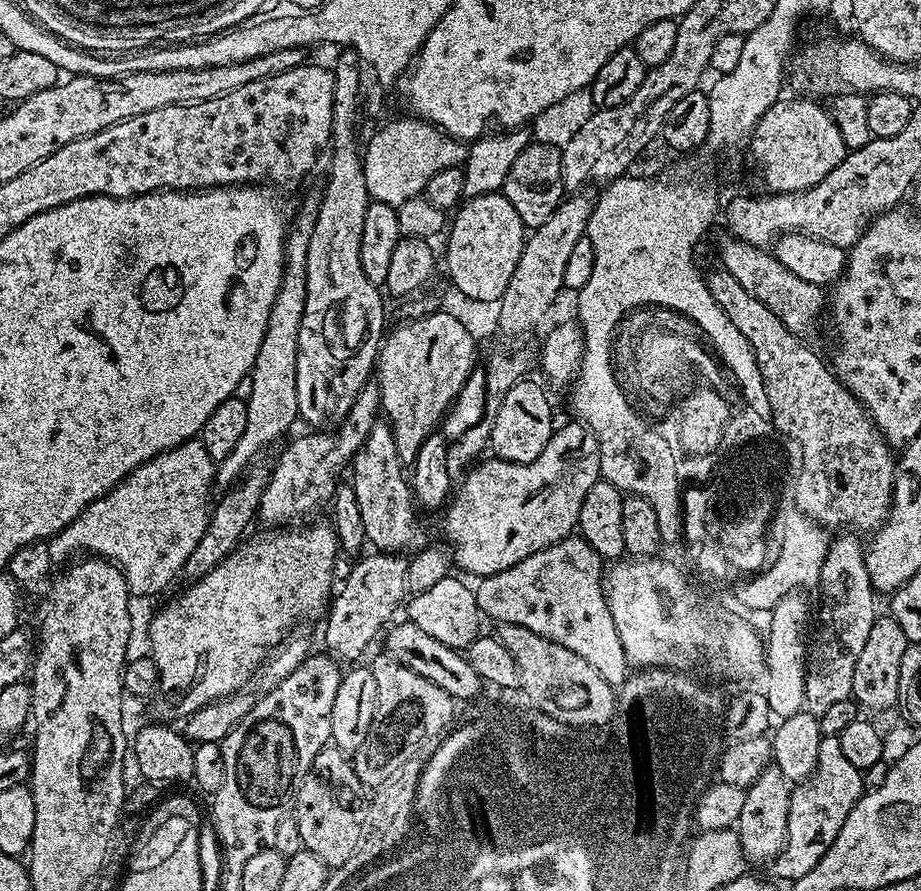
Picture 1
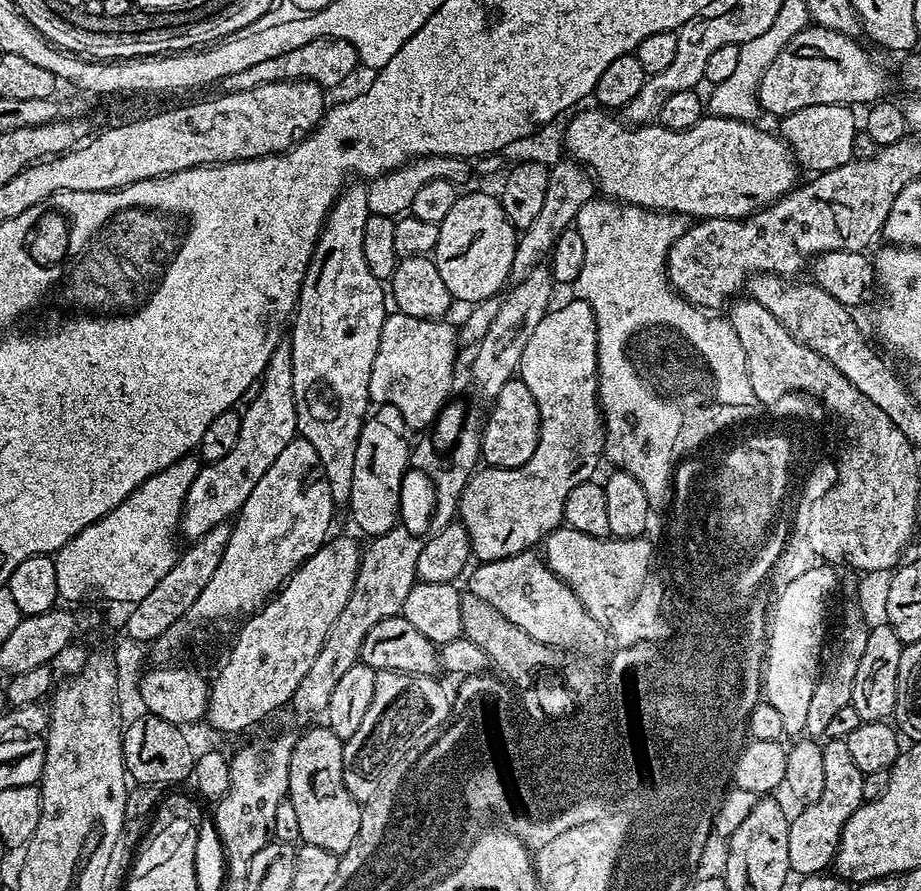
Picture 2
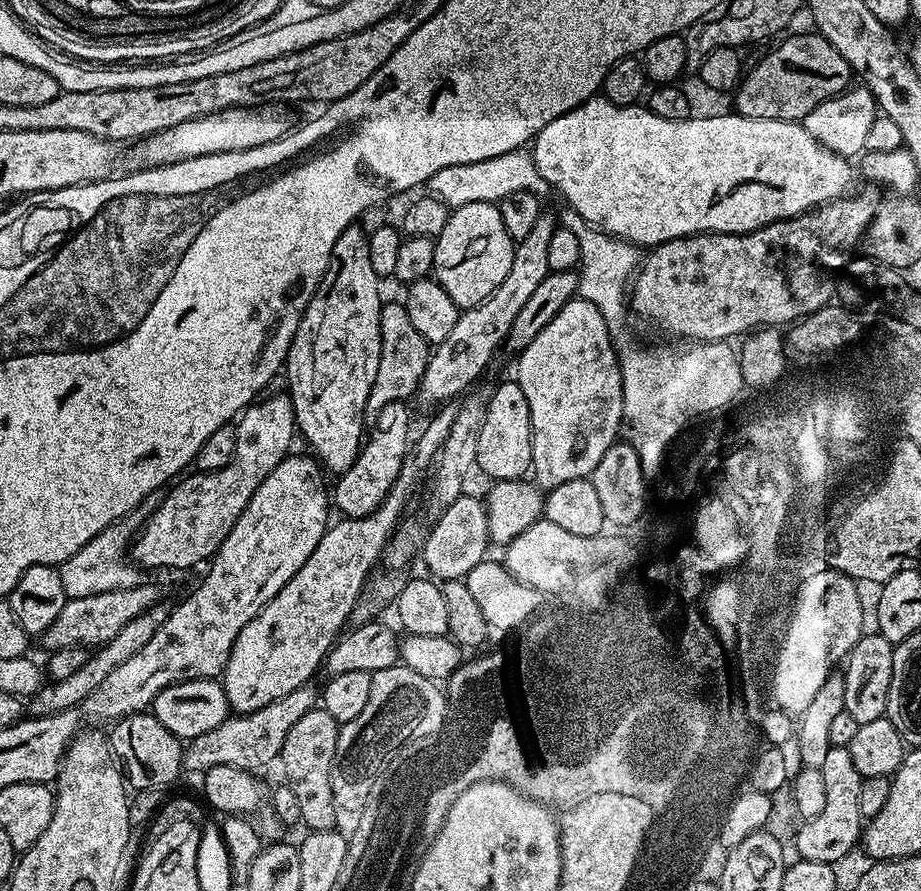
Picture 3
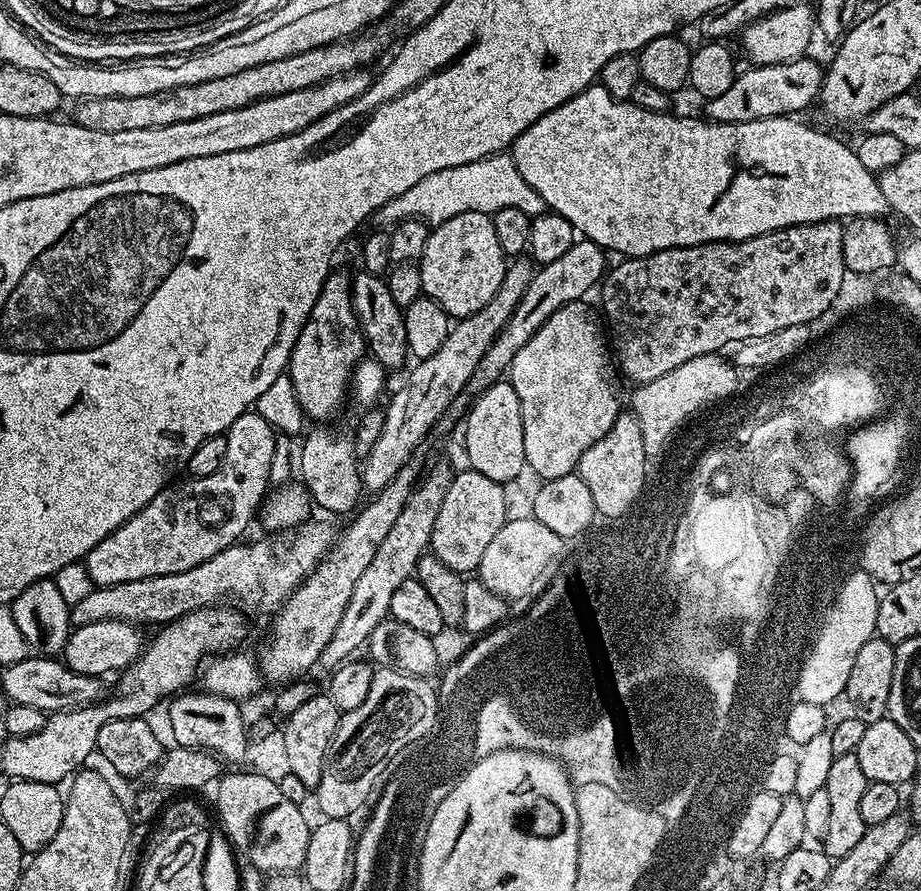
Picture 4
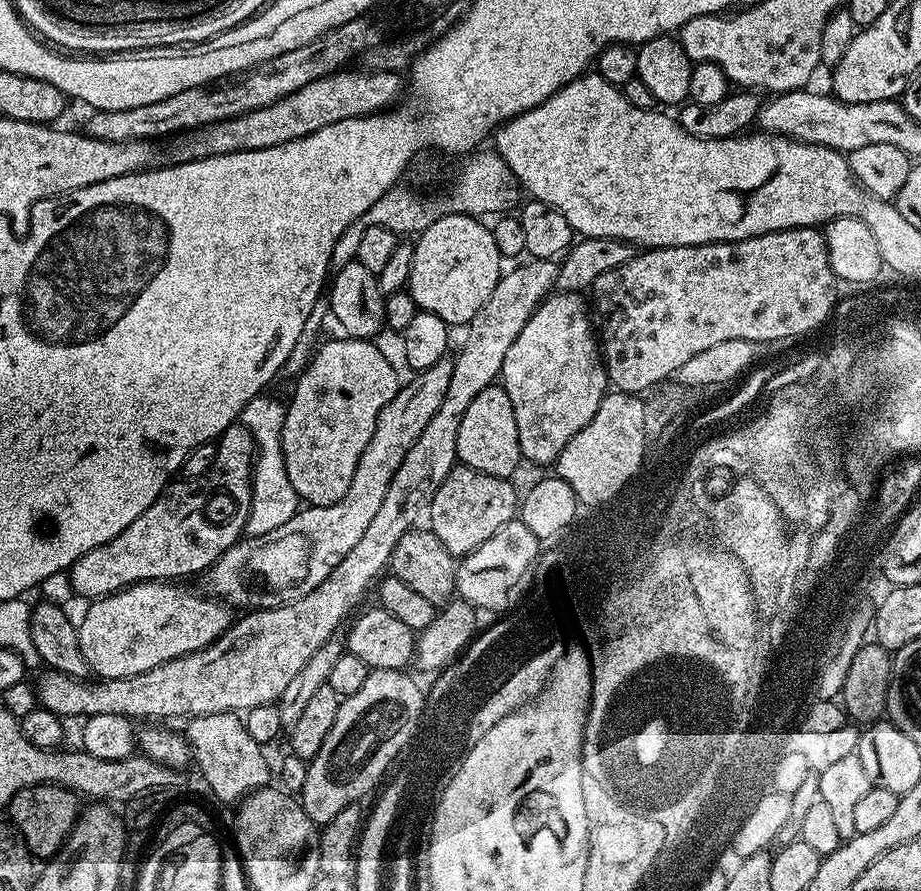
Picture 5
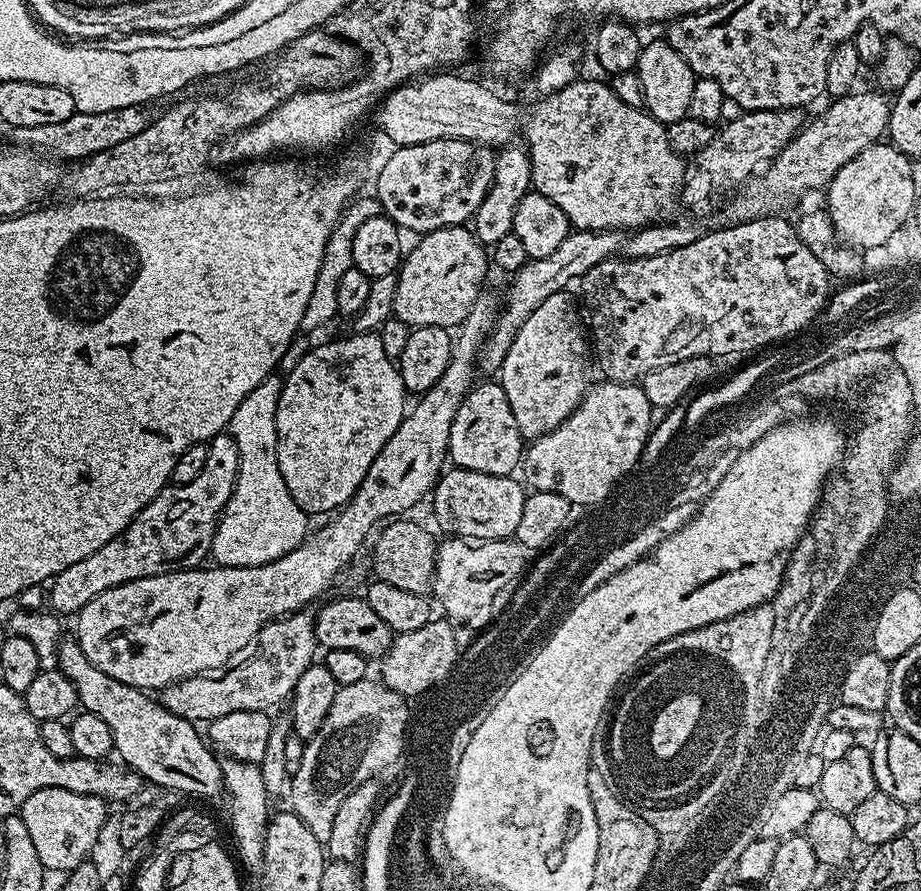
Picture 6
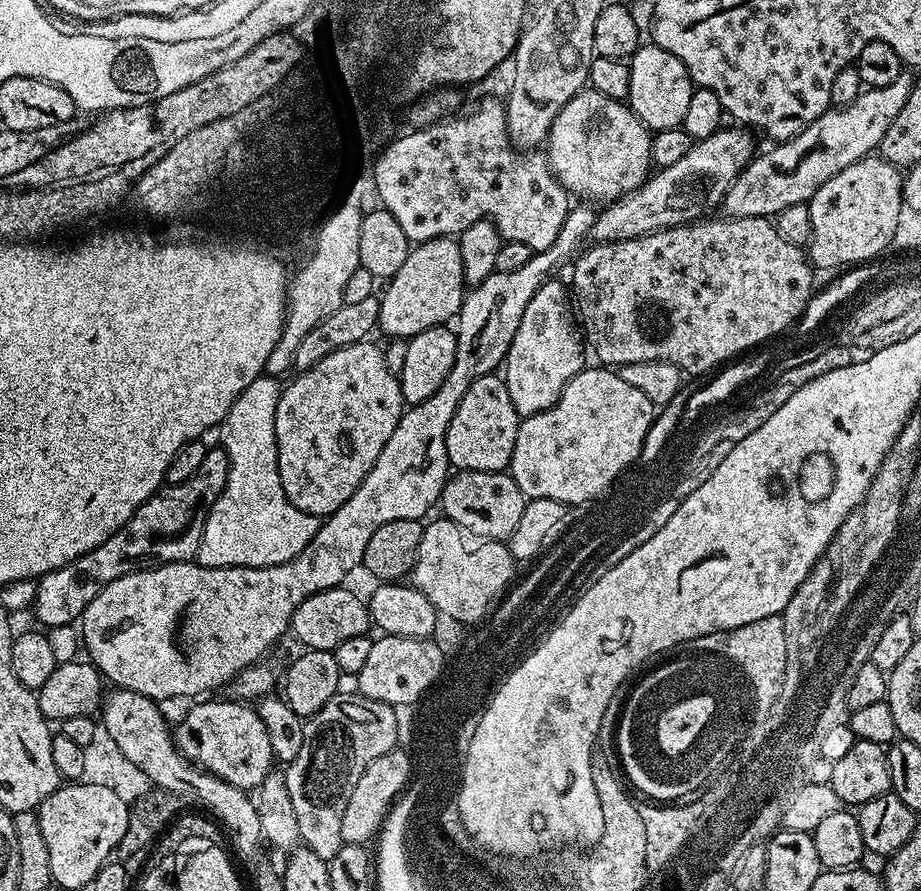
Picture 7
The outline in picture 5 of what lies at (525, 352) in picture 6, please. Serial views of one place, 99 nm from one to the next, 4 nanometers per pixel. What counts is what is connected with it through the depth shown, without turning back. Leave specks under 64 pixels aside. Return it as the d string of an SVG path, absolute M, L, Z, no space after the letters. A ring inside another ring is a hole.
M557 291L545 298L536 307L530 322L522 326L522 334L514 338L514 346L510 346L502 362L499 379L510 398L510 406L514 406L521 457L527 463L529 460L532 464L551 465L559 458L566 442L570 442L570 438L598 414L600 403L610 391L608 371L604 368L594 320L585 297L578 292Z

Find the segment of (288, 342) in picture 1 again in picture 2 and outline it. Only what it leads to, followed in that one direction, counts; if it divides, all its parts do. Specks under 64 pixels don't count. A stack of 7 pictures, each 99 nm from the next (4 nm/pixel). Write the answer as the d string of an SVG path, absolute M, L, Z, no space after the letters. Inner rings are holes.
M281 342L272 350L270 362L260 377L255 392L247 401L248 409L243 409L240 418L242 430L238 434L234 450L230 450L226 458L201 467L194 482L190 482L190 490L186 494L180 515L180 532L188 535L189 541L214 530L214 526L229 523L240 511L246 498L250 498L250 490L258 486L262 474L274 466L274 458L278 458L278 454L282 454L282 450L286 450L286 446L297 439L291 343Z

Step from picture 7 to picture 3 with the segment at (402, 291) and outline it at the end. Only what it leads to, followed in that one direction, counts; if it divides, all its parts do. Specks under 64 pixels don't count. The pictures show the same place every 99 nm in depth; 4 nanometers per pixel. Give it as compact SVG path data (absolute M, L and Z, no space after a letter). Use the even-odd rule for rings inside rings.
M470 202L461 208L451 209L446 226L442 226L442 234L435 237L435 242L434 278L461 310L473 308L494 290L498 290L502 278L506 278L506 274L510 271L510 262L514 262L515 243L510 234L506 234L506 226L502 223L499 207L490 202Z

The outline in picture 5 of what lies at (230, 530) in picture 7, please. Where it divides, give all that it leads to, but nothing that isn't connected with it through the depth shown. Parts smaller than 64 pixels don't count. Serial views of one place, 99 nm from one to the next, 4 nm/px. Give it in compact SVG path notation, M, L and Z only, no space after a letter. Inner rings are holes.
M268 395L250 398L250 402L246 402L246 406L240 411L239 423L250 430L256 443L256 458L252 462L252 497L248 520L244 524L244 532L250 536L261 536L270 534L270 530L278 530L278 526L290 522L290 518L294 518L294 514L302 507L294 486L290 486L290 474L286 474L286 458L282 454L282 426L286 404L283 399Z

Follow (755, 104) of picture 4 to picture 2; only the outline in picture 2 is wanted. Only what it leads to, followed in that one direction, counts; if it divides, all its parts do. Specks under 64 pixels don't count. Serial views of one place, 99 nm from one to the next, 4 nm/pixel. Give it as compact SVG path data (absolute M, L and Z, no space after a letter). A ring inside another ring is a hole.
M809 26L790 38L783 46L778 58L766 66L762 74L760 89L757 91L759 107L775 118L783 118L802 110L806 106L826 106L827 104L847 104L871 106L885 95L884 72L872 61L872 56L860 45L859 39L835 32L829 28Z

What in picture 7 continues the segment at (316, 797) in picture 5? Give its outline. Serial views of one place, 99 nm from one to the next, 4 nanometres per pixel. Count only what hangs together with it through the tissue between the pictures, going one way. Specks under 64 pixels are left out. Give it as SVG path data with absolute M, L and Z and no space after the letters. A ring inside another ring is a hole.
M341 690L336 693L318 714L304 720L304 737L302 751L294 762L286 765L286 787L293 802L295 817L298 818L298 830L303 847L314 850L320 860L330 861L338 854L345 844L342 838L342 814L345 813L346 802L354 791L354 786L361 778L370 762L374 762L380 755L397 747L395 710L391 704L383 704L357 694L355 691Z

